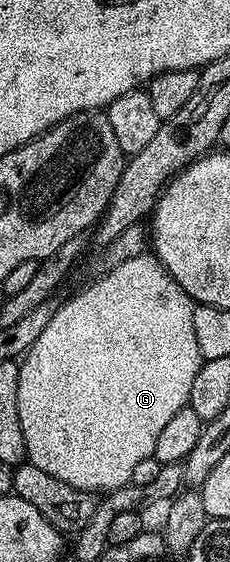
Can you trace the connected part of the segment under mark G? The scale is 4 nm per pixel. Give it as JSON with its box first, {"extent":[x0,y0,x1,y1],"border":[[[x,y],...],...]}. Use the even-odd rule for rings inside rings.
{"extent":[17,254,201,494],"border":[[[144,254],[137,258],[129,258],[129,262],[121,262],[121,266],[110,269],[103,275],[107,276],[101,277],[96,284],[89,285],[84,292],[77,293],[72,300],[64,299],[60,303],[57,314],[53,314],[53,322],[45,326],[41,338],[37,338],[37,342],[33,342],[31,349],[22,357],[17,386],[21,434],[25,434],[29,463],[40,470],[45,470],[45,474],[53,474],[53,478],[69,486],[92,494],[106,494],[114,491],[115,488],[127,486],[132,483],[134,476],[131,475],[138,470],[139,464],[154,457],[157,437],[161,435],[163,427],[169,423],[169,418],[173,418],[177,410],[188,407],[189,390],[193,390],[193,378],[197,378],[197,370],[201,363],[197,334],[193,334],[193,314],[196,305],[154,255]]]}

